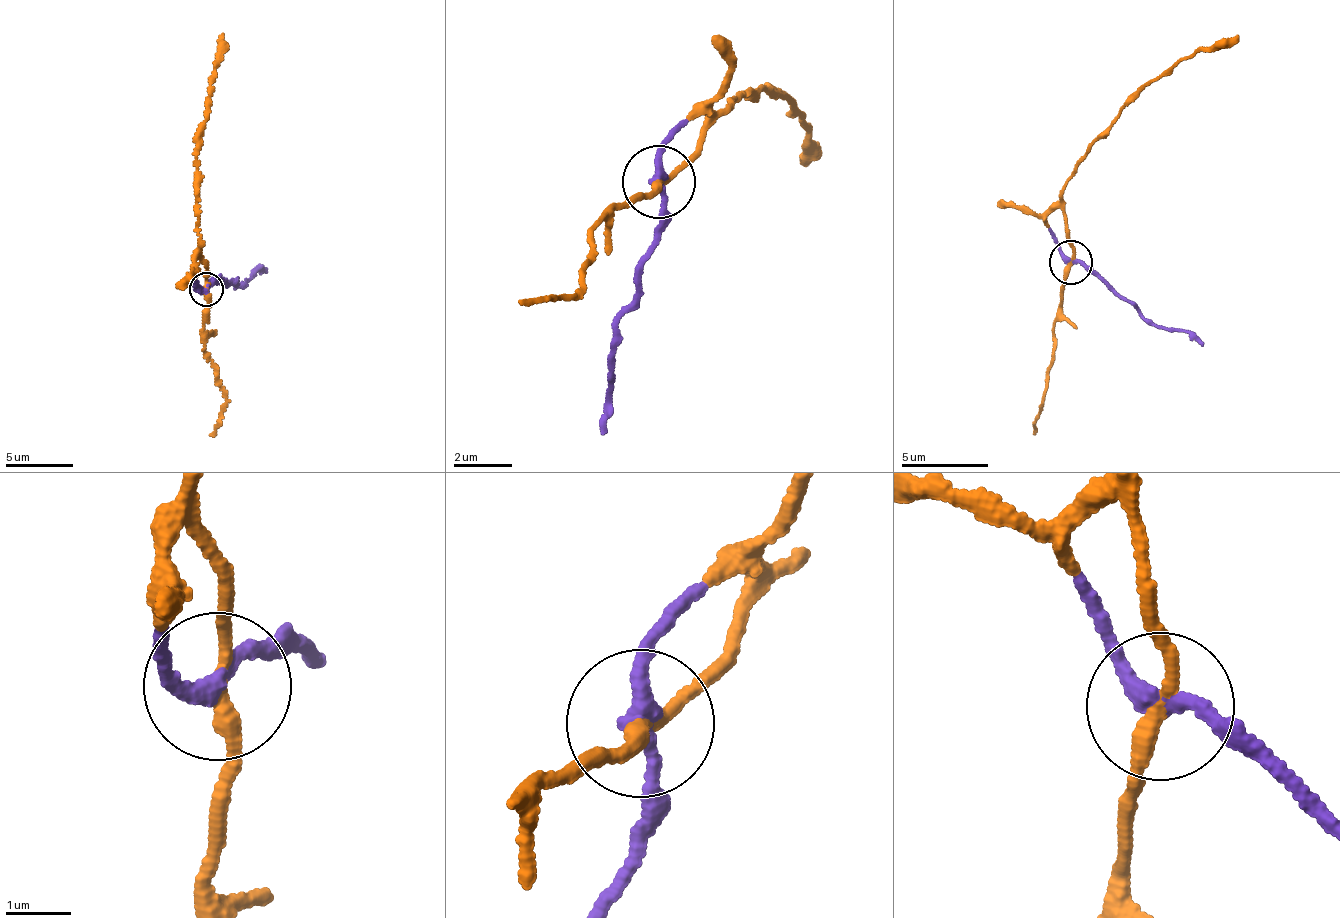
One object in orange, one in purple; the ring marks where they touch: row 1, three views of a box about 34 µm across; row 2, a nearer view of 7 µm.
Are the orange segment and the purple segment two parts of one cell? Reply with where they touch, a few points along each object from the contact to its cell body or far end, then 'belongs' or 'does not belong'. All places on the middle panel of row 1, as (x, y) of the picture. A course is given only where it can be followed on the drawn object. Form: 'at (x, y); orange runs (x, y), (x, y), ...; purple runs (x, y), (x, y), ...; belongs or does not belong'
at (658, 181); orange runs (656, 180), (679, 167), (734, 103), (730, 105), (753, 85), (774, 89), (797, 107), (813, 156); purple runs (656, 180), (666, 222), (614, 331), (602, 434); belongs

